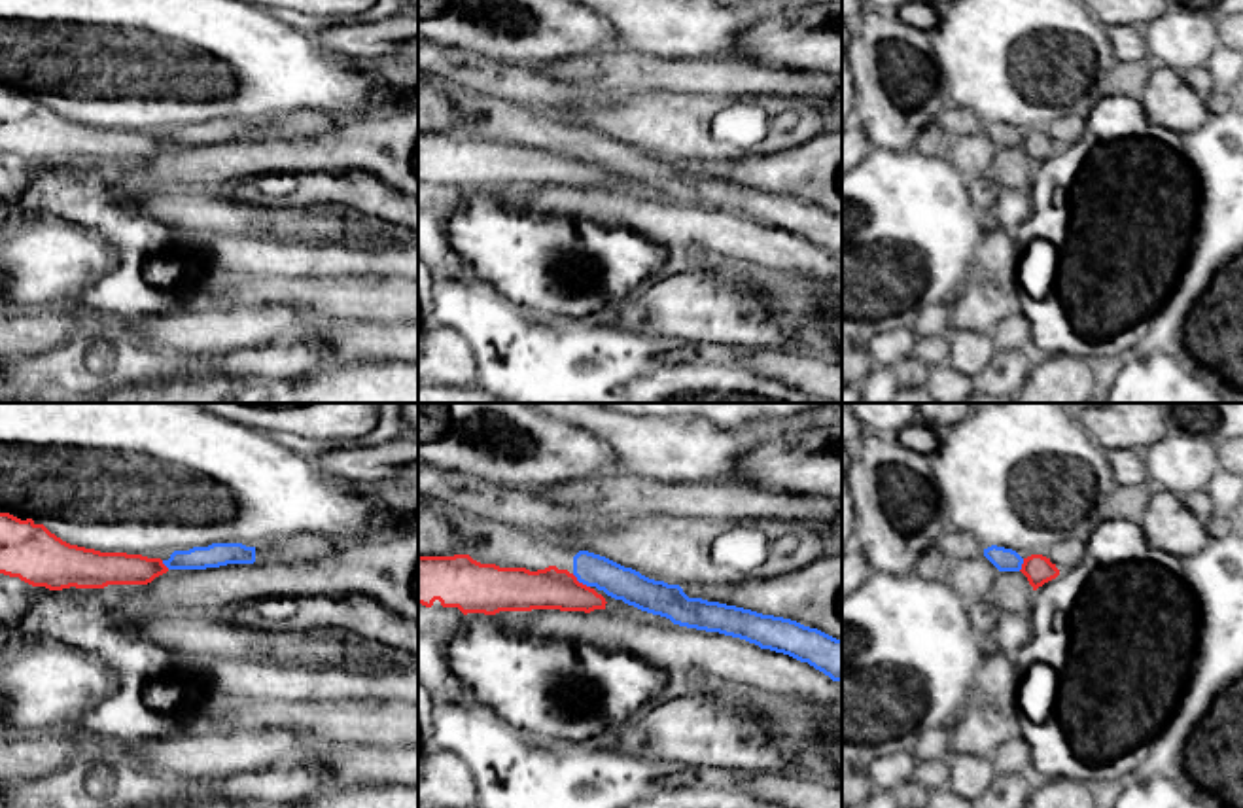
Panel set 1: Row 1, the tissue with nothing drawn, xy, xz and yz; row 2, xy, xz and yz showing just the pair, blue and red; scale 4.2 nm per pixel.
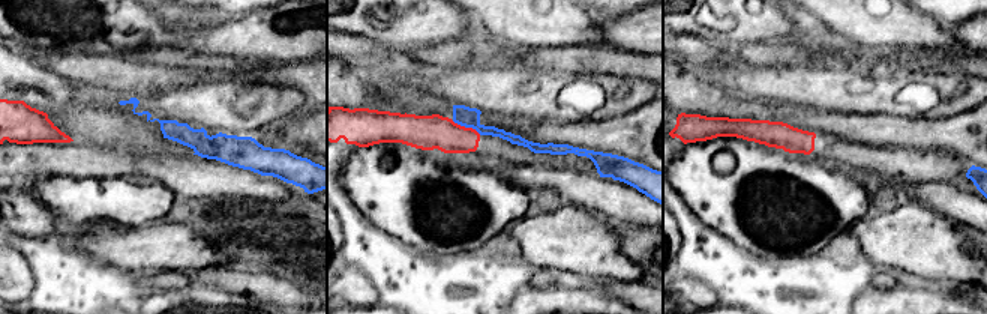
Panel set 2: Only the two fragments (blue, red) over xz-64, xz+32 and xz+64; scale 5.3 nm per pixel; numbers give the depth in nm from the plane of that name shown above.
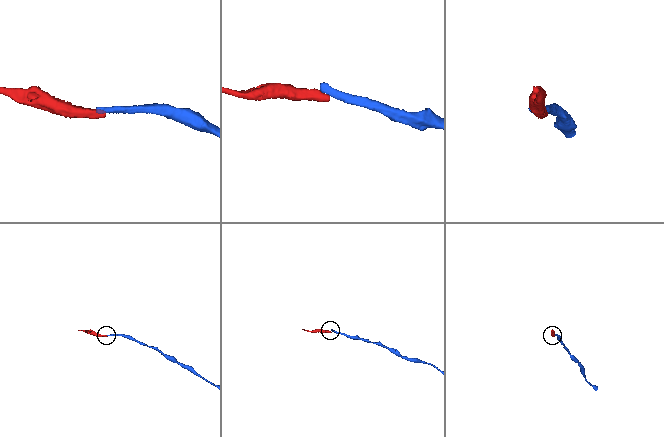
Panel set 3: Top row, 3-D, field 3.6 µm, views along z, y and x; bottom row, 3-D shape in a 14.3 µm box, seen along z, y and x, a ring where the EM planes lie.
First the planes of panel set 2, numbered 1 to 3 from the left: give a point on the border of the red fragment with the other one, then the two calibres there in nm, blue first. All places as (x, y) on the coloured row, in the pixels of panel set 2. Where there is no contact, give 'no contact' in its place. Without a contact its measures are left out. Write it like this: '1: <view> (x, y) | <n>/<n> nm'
1: no contact
2: xz+32 (467, 126) | 110/190 nm
3: no contact

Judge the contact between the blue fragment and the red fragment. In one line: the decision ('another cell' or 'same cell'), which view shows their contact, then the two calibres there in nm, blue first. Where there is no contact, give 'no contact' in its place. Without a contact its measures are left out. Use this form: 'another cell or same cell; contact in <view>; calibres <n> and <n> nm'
another cell; contact in xz; calibres 140 and 180 nm

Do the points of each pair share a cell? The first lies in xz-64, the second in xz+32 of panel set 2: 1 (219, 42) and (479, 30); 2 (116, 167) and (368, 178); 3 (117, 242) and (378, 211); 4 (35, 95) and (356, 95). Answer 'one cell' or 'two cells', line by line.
1: two cells
2: two cells
3: two cells
4: two cells

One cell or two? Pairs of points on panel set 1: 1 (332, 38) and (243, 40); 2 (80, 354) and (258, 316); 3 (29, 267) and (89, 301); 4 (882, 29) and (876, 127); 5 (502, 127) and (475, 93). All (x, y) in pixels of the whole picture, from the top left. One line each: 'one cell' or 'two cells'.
1: two cells
2: two cells
3: two cells
4: one cell
5: one cell

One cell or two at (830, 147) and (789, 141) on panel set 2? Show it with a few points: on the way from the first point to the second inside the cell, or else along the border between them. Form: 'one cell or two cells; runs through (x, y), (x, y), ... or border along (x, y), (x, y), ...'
one cell; runs through (819, 146), (800, 141)

